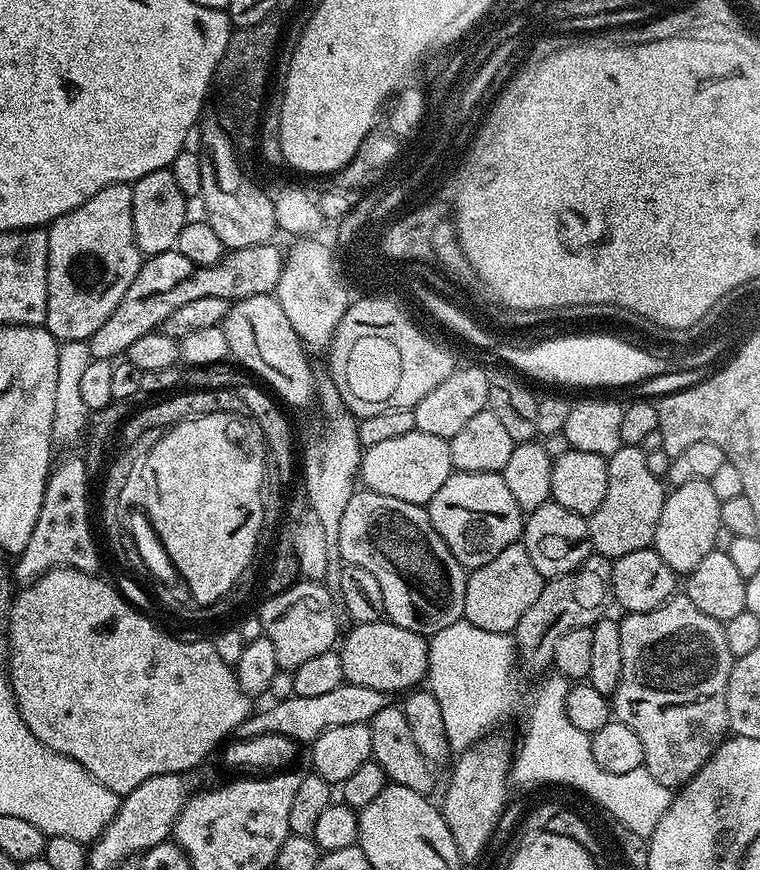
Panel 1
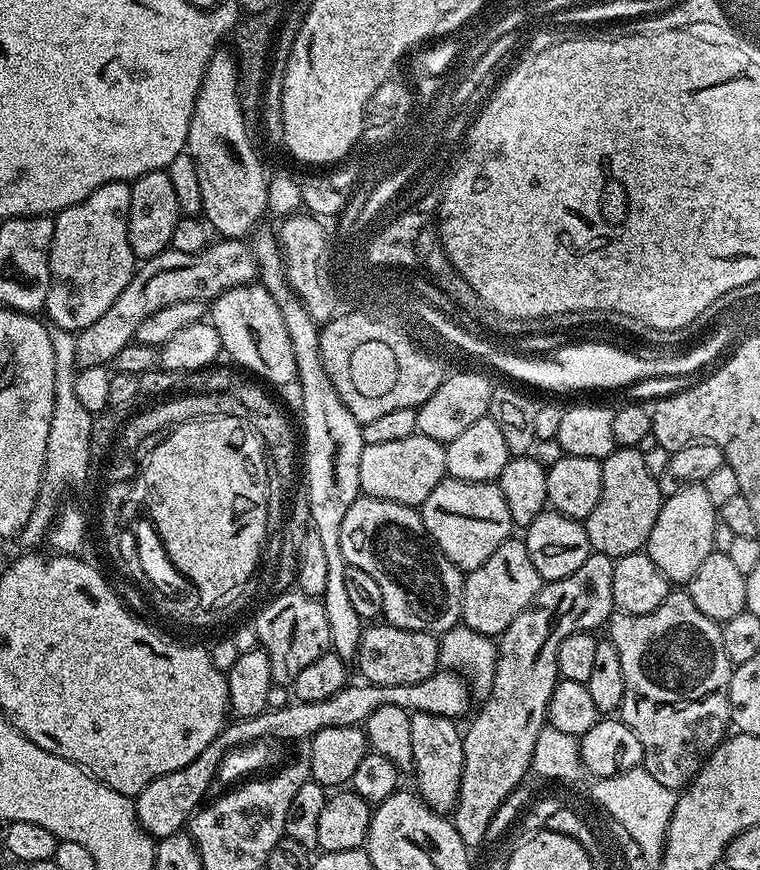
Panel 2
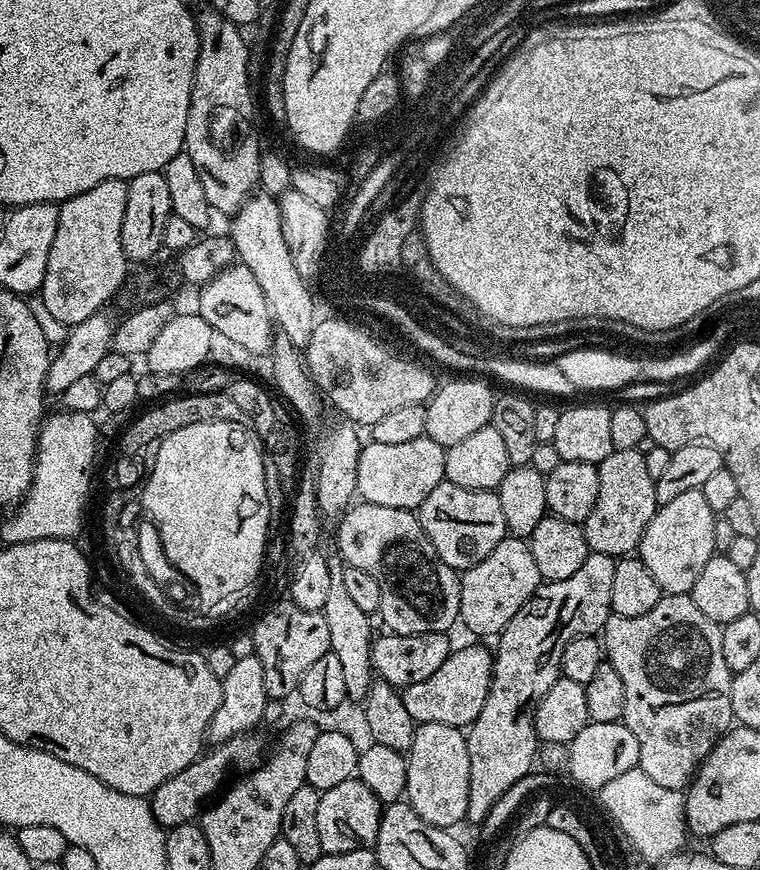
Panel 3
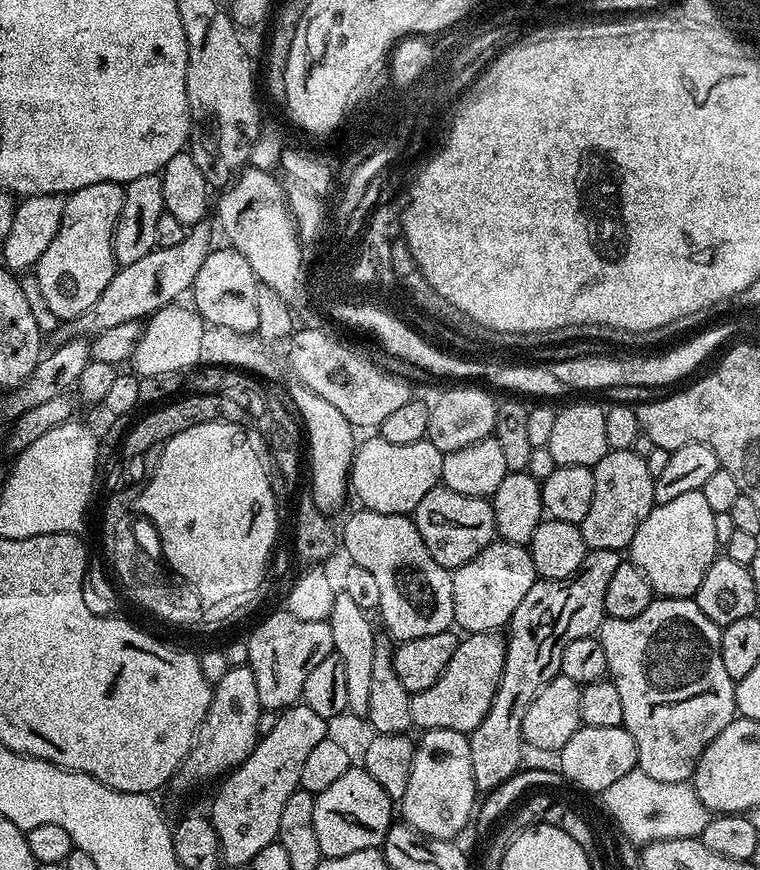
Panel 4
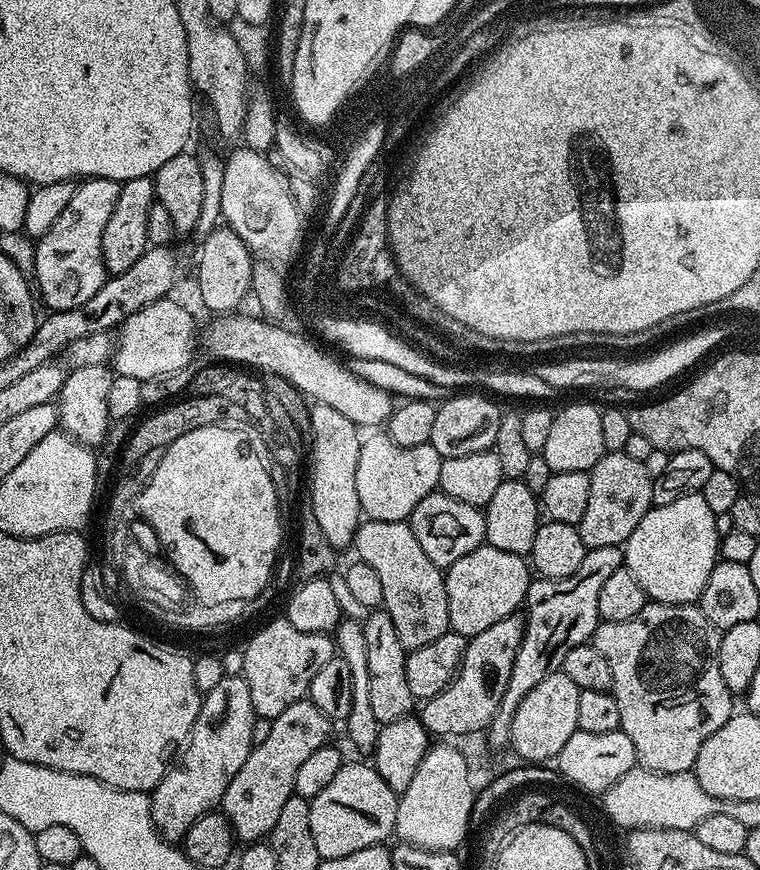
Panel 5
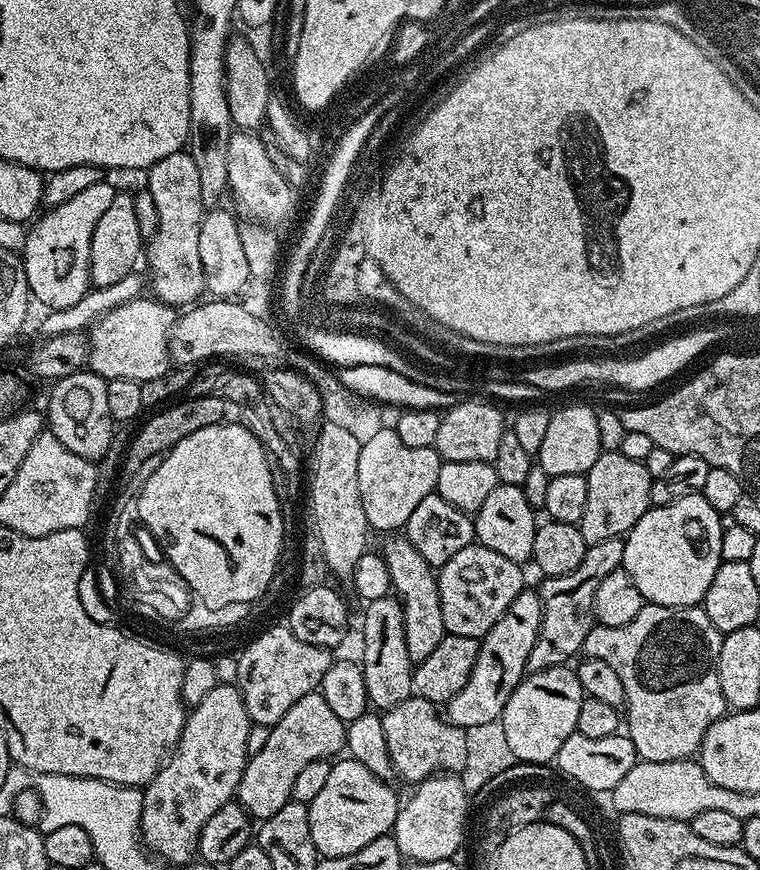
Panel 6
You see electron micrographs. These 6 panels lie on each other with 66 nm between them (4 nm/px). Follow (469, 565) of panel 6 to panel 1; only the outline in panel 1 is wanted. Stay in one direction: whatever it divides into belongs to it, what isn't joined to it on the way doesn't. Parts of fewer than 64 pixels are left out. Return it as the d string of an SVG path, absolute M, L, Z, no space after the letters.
M523 543L506 546L506 550L498 554L498 558L490 558L486 566L468 572L464 619L478 626L478 630L515 633L518 622L522 622L522 614L526 614L526 610L534 606L545 583L545 576L538 574L534 562L530 562L530 554L526 554Z

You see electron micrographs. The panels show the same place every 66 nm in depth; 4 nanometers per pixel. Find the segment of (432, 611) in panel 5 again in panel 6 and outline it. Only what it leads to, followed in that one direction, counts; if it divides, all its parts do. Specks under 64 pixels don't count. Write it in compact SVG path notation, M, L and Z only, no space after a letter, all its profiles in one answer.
M388 538L382 547L382 555L384 557L384 565L392 579L392 592L398 597L400 605L404 608L404 625L406 626L406 650L410 653L413 665L420 664L422 658L426 658L438 646L438 642L442 642L445 636L444 623L442 622L442 606L438 598L438 582L436 581L437 573L432 565L426 562L426 558L422 558L422 554L418 554L418 550L414 550L414 546L407 538L400 540L392 540L396 538Z

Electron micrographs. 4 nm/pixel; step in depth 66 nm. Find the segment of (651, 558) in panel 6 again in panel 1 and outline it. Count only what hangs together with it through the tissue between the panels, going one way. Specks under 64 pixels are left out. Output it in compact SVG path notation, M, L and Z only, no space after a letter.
M709 481L686 482L686 486L672 488L665 495L654 547L662 554L662 562L678 574L687 574L710 554L715 546L715 535L720 527L720 501L714 496Z

